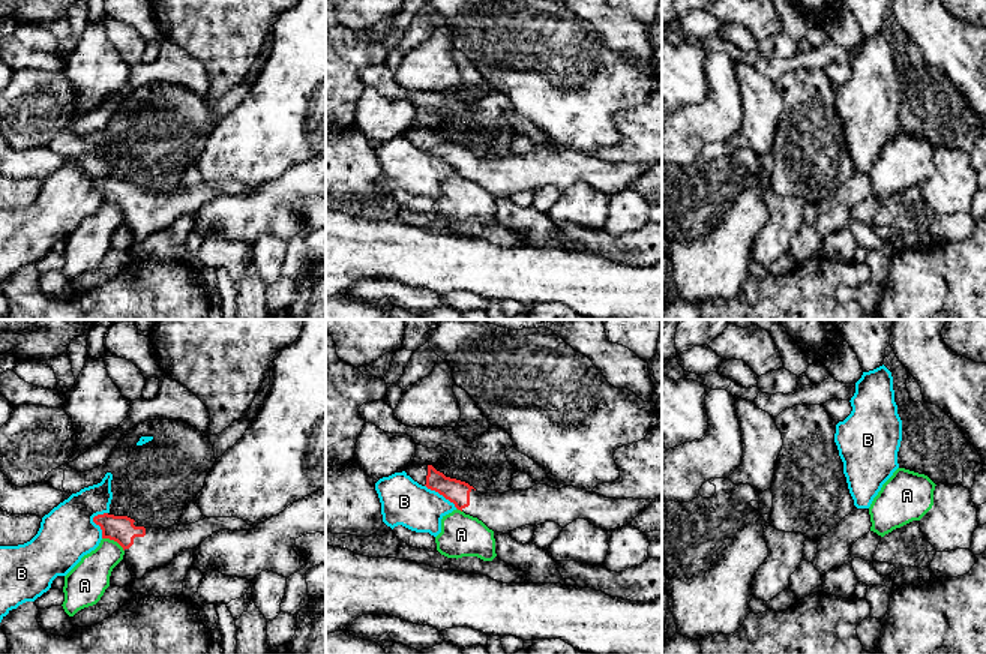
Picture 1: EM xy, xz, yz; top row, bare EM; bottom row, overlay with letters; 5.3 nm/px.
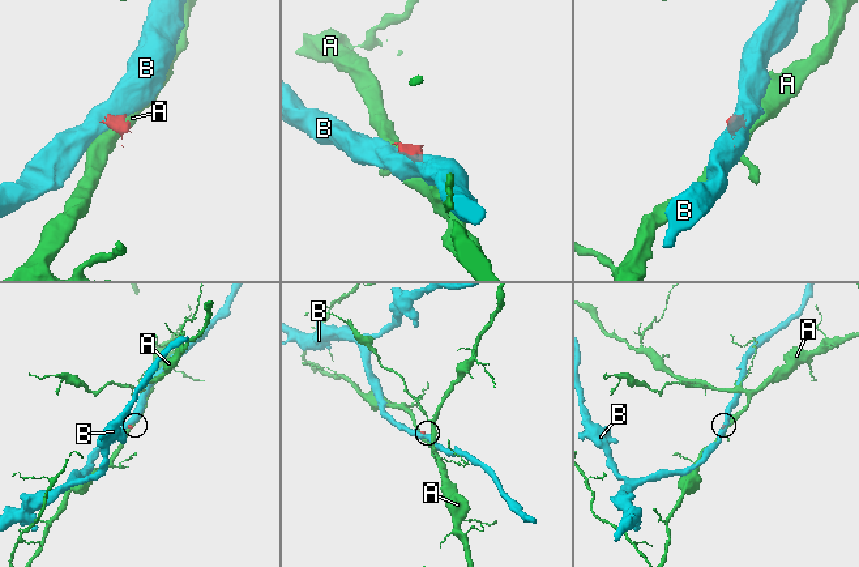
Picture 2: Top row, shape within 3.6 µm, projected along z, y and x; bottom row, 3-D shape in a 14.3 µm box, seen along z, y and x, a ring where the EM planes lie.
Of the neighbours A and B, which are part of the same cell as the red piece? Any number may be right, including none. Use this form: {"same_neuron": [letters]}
{"same_neuron": []}

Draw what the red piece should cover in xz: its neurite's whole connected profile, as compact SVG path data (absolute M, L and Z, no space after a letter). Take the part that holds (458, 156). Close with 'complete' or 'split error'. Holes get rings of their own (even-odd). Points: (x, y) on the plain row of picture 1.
M411 128L405 136L419 148L453 166L458 174L477 182L494 196L503 198L545 186L555 186L564 192L576 183L585 183L609 195L630 189L653 165L614 164L573 150L555 153L540 147L525 154L480 158L465 146L446 141L432 129Z | split error

